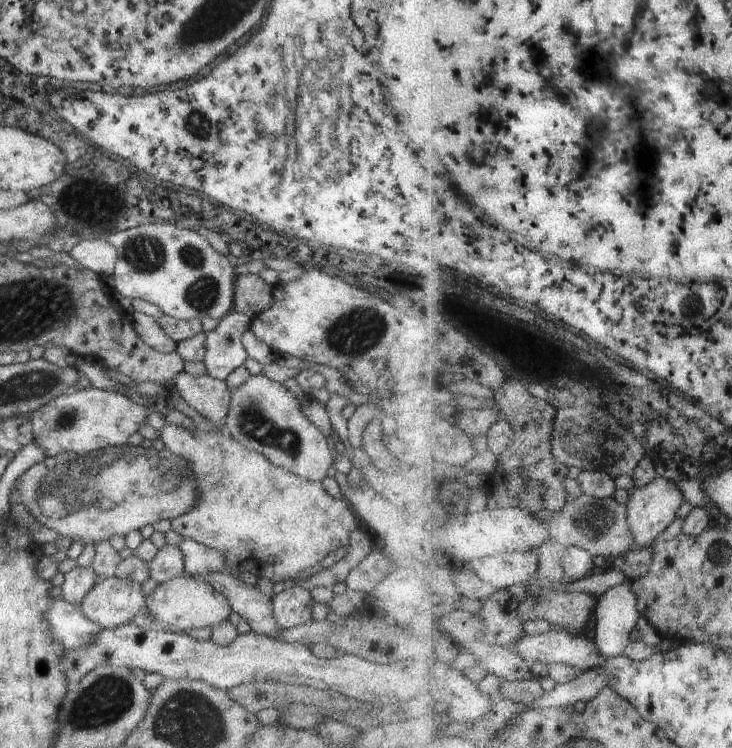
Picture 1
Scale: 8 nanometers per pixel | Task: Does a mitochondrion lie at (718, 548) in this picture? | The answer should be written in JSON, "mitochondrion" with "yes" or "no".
{"mitochondrion":"yes"}

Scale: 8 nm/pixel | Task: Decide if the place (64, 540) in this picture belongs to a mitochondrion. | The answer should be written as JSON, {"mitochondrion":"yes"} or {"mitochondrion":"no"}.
{"mitochondrion":"no"}

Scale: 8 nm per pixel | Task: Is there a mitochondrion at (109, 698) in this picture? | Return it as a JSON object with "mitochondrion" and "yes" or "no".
{"mitochondrion":"yes"}

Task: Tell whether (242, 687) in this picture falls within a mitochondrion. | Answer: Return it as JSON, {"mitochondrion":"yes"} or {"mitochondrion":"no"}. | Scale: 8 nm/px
{"mitochondrion":"no"}

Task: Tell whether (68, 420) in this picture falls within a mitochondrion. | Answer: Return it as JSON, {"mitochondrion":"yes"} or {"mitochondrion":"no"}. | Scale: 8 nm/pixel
{"mitochondrion":"yes"}

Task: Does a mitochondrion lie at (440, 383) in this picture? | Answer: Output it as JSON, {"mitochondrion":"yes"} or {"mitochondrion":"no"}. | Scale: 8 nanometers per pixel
{"mitochondrion":"no"}

